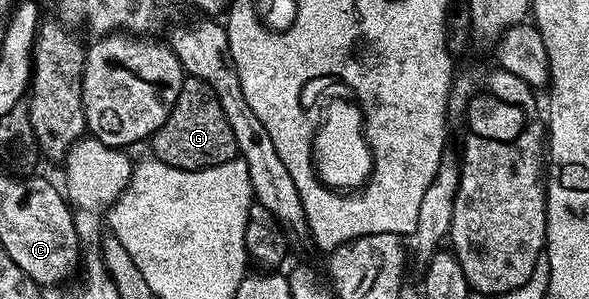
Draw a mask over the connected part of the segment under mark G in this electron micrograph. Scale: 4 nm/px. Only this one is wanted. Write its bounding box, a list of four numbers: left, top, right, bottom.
[148,76,238,169]

